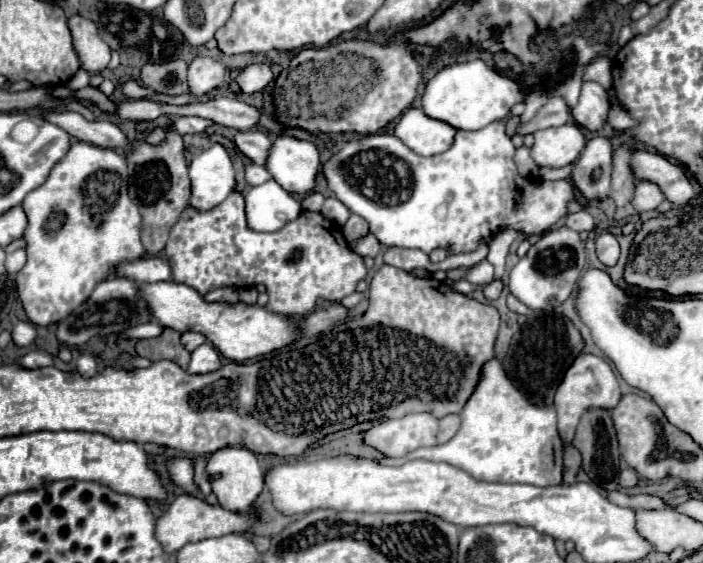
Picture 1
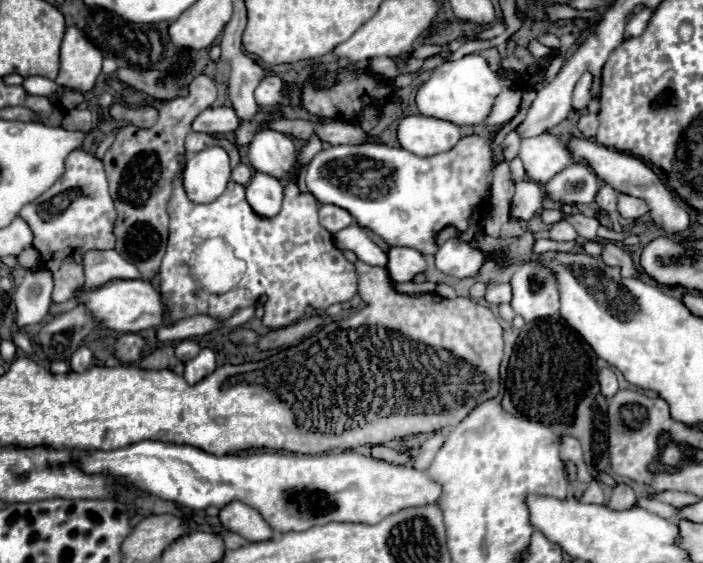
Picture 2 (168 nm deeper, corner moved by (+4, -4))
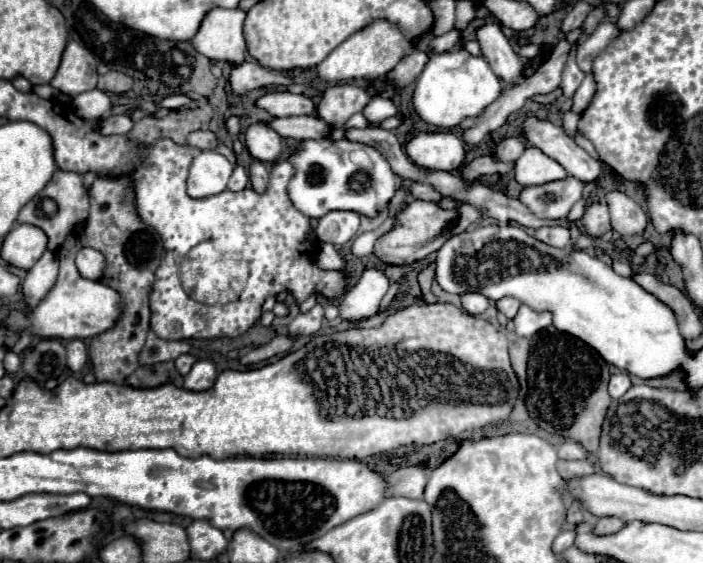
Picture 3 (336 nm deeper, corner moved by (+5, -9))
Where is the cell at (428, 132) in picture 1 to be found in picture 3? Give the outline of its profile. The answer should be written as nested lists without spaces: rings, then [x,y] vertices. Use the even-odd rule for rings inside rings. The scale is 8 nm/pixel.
[[[421,131],[405,145],[409,159],[421,169],[457,171],[463,165],[463,141],[451,131]]]

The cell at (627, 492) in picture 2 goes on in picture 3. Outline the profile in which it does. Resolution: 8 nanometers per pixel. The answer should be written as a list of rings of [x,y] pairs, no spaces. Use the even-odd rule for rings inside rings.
[[[605,517],[605,519],[599,519],[597,525],[595,525],[595,531],[597,533],[615,533],[623,527],[623,521],[619,521],[619,517]]]

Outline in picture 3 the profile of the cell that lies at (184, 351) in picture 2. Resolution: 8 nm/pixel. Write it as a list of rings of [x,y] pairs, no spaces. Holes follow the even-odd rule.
[[[187,353],[187,355],[179,355],[179,357],[175,359],[175,367],[177,367],[177,371],[179,371],[181,375],[187,375],[193,363],[195,363],[195,357],[189,355],[189,353]]]

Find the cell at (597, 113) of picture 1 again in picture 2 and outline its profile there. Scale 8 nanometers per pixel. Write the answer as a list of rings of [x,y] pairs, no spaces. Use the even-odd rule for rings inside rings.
[[[584,72],[580,76],[580,80],[574,86],[574,94],[572,94],[572,106],[576,110],[584,110],[590,102],[590,84],[592,84],[592,74]]]

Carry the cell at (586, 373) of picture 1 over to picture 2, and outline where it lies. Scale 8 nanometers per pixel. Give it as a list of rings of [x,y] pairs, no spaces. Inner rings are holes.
[[[610,368],[600,370],[600,386],[602,386],[602,394],[606,398],[612,398],[618,392],[618,378]]]

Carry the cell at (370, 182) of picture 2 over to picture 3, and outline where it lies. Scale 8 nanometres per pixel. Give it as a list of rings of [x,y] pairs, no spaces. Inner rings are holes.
[[[347,139],[301,141],[301,145],[303,149],[297,155],[289,157],[297,169],[295,177],[289,183],[289,197],[293,205],[307,217],[319,219],[335,209],[375,217],[395,195],[397,175],[375,147]]]

